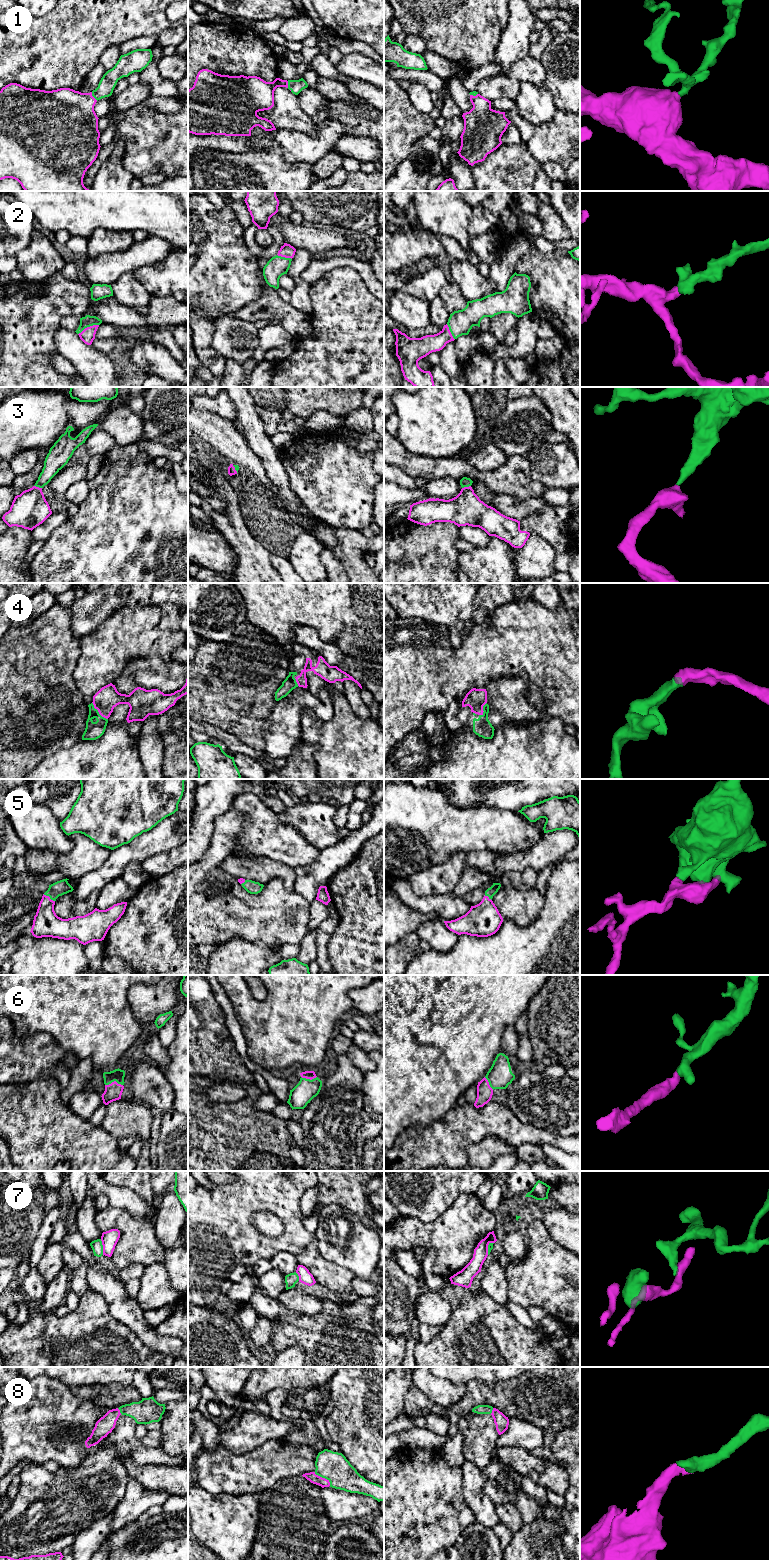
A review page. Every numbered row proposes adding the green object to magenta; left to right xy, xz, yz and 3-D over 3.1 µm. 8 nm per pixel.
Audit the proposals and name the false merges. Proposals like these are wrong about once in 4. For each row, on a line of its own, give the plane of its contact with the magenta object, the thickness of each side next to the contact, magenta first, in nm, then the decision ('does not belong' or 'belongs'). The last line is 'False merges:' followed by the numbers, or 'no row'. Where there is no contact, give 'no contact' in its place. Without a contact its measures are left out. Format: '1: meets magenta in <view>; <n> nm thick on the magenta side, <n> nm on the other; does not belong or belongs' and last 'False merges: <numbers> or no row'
1: meets magenta in xy; 420 nm thick on the magenta side, 130 nm on the other; belongs
2: meets magenta in xy; 110 nm thick on the magenta side, 90 nm on the other; belongs
3: meets magenta in yz; 260 nm thick on the magenta side, 80 nm on the other; belongs
4: meets magenta in xy; 180 nm thick on the magenta side, 140 nm on the other; belongs
5: meets magenta in xy; 220 nm thick on the magenta side, 120 nm on the other; belongs
6: meets magenta in xy; 140 nm thick on the magenta side, 100 nm on the other; belongs
7: meets magenta in xy; 130 nm thick on the magenta side, 90 nm on the other; does not belong
8: meets magenta in xz; 80 nm thick on the magenta side, 240 nm on the other; belongs
False merges: 7

